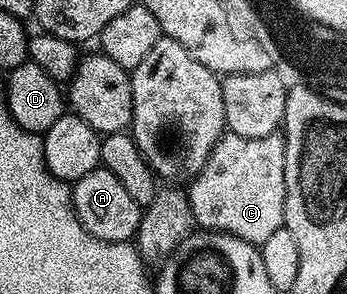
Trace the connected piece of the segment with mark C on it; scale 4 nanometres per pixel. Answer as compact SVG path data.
M222 135L213 146L207 165L188 184L187 194L198 228L225 231L243 241L260 245L285 221L285 136Z

